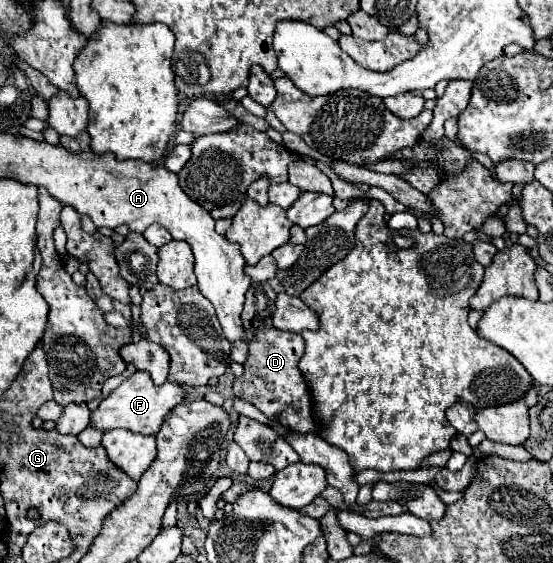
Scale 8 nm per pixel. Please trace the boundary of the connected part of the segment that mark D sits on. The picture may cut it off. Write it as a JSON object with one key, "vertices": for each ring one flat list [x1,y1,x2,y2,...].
{"vertices":[[259,329,249,343,249,355,243,365,245,371,233,381,233,395,255,405,267,417,297,433,319,433,321,423,317,423,313,415,313,397,303,373,297,367,299,359,303,357,303,349,305,341,297,333]]}

